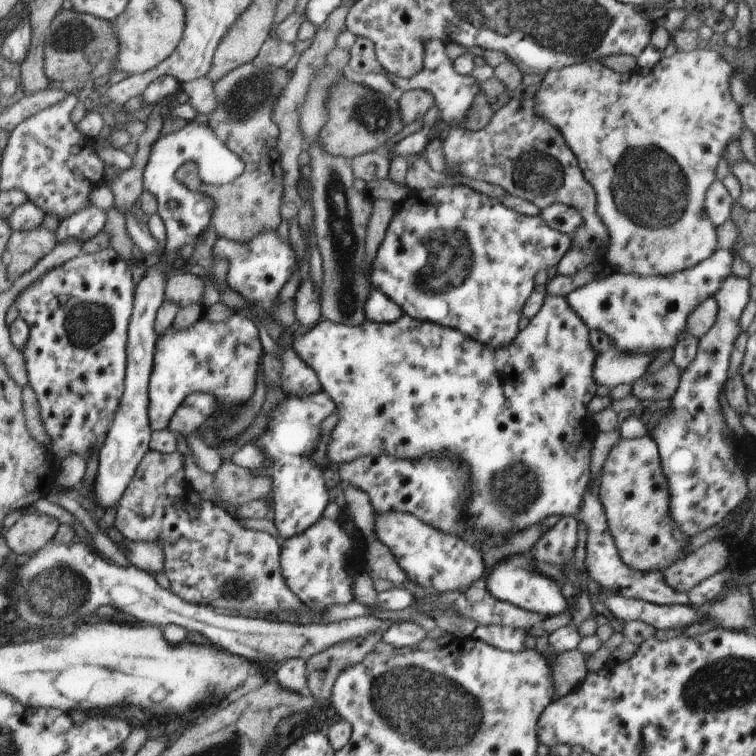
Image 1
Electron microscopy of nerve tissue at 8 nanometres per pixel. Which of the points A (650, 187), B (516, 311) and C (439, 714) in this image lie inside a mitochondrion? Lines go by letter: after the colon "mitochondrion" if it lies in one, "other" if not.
A: mitochondrion
B: other
C: mitochondrion

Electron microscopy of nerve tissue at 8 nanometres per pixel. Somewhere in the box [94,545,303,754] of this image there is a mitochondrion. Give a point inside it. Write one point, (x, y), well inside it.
(245, 588)

